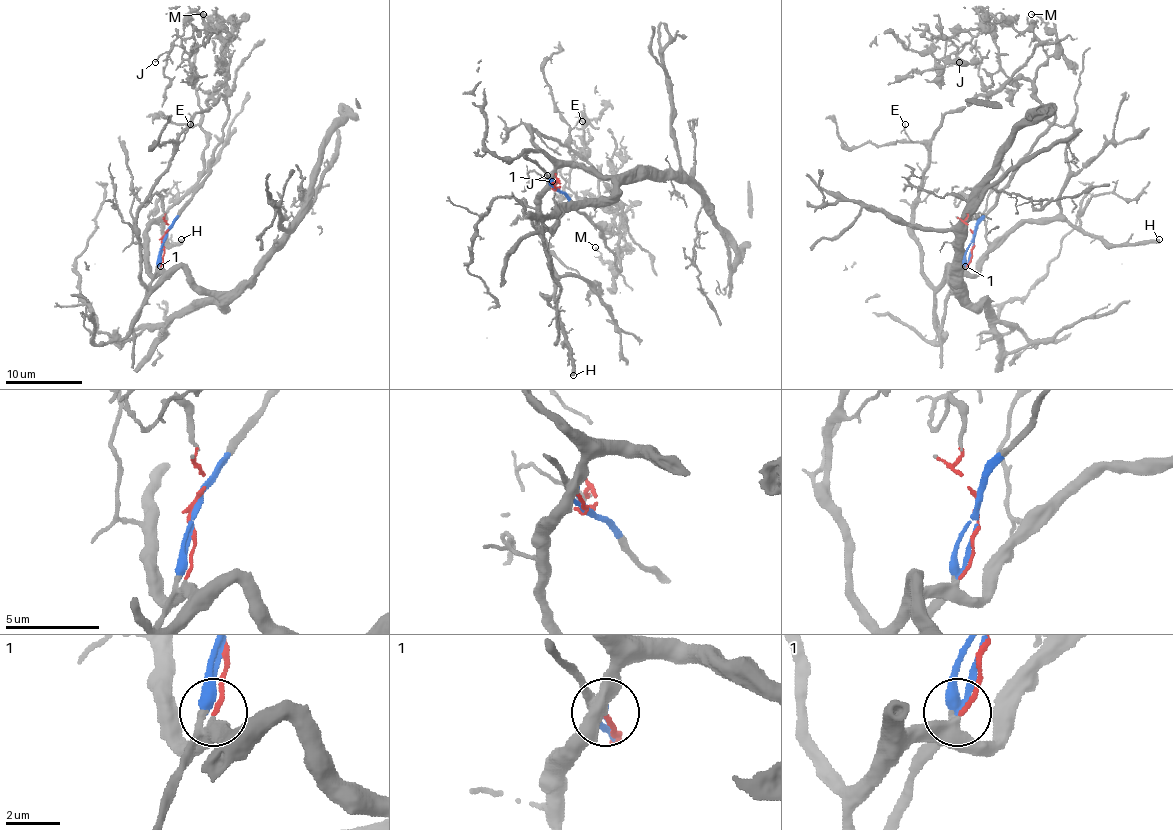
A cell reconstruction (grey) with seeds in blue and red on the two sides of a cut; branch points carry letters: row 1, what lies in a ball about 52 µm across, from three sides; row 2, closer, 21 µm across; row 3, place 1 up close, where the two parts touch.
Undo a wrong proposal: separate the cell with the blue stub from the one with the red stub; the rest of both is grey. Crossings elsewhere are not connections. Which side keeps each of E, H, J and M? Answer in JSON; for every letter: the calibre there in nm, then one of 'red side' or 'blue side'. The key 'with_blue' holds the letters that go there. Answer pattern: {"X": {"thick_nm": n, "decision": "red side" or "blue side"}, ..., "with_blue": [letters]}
{"E": {"thick_nm": 100, "decision": "red side"}, "H": {"thick_nm": 400, "decision": "red side"}, "J": {"thick_nm": 140, "decision": "blue side"}, "M": {"thick_nm": 120, "decision": "blue side"}, "with_blue": ["J", "M"]}

